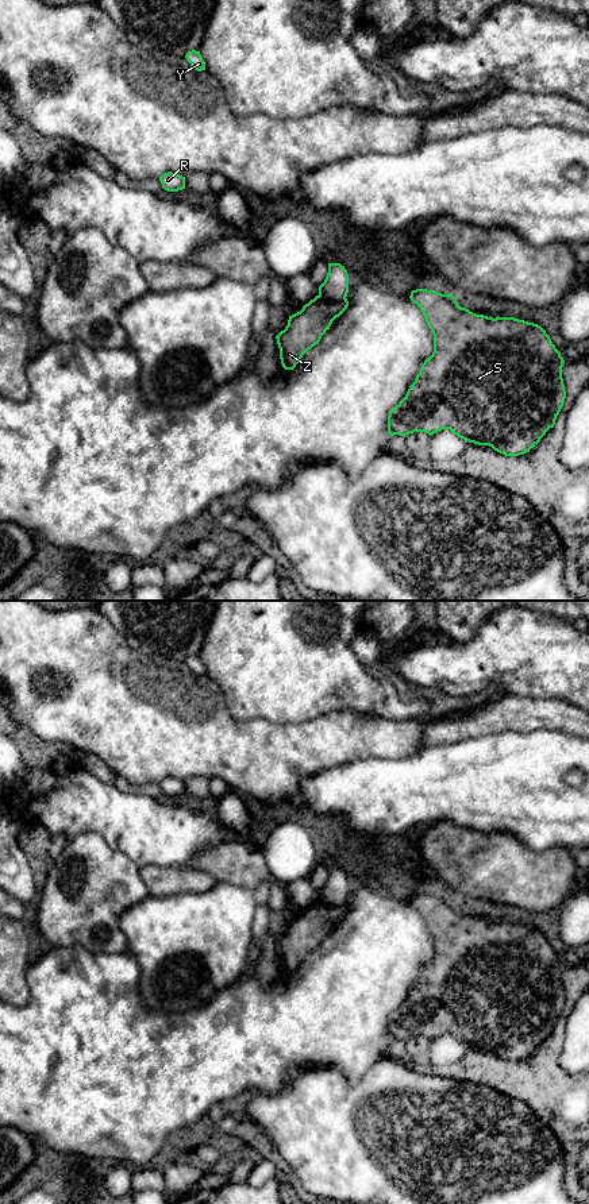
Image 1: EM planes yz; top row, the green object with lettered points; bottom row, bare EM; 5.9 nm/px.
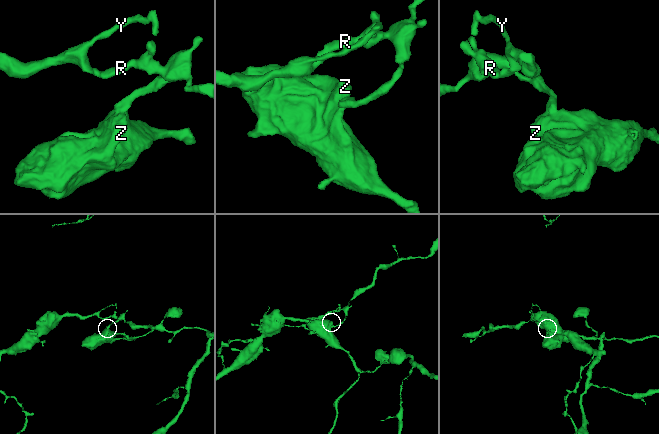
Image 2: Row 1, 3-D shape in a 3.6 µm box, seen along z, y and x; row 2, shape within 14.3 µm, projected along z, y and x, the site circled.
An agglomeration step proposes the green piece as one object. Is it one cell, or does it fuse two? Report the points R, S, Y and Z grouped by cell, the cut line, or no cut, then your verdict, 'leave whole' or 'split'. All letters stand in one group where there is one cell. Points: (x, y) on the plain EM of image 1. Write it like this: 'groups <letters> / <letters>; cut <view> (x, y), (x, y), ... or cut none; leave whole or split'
groups R Y / S Z; cut yz (319, 899), (334, 906), (345, 903); split

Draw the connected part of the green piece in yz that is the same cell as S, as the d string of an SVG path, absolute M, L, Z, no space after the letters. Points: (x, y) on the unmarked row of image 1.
M416 894L409 903L420 912L434 939L434 957L421 969L405 1002L389 1016L388 1038L405 1042L413 1037L426 1037L432 1041L442 1034L450 1034L469 1047L489 1050L505 1061L530 1057L554 1033L566 1003L562 983L565 965L546 935L538 929L515 922L476 919L459 911L451 898Z

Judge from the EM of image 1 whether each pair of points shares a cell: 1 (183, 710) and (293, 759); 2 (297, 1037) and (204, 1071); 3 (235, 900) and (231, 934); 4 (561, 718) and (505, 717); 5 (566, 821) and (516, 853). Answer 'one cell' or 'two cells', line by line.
1: one cell
2: one cell
3: one cell
4: one cell
5: two cells

